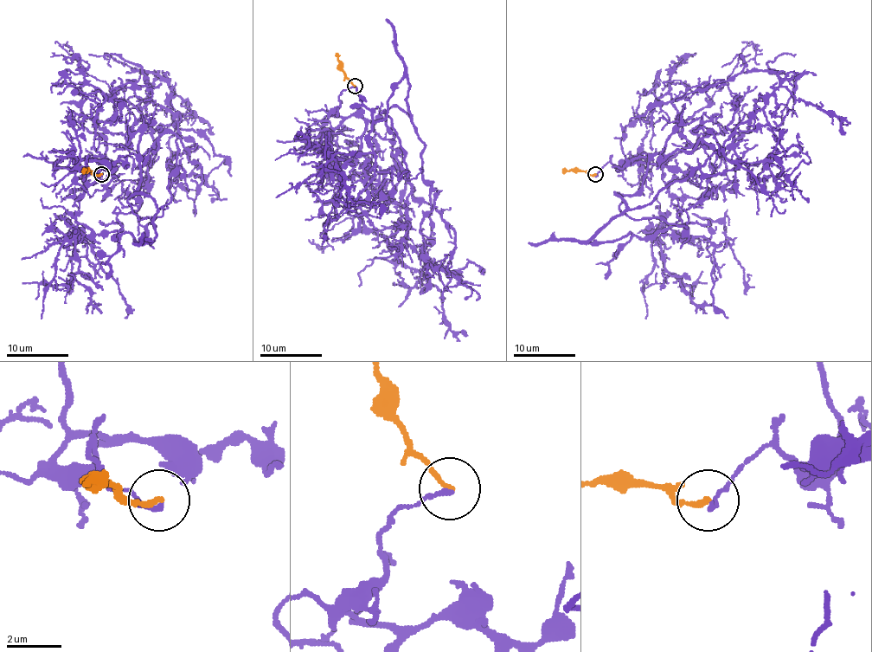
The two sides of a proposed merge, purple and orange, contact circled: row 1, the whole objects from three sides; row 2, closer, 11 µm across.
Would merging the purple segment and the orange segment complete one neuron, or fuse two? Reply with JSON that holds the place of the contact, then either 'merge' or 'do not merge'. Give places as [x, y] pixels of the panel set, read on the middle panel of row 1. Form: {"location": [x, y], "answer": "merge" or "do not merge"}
{"location": [355, 86], "answer": "do not merge"}

